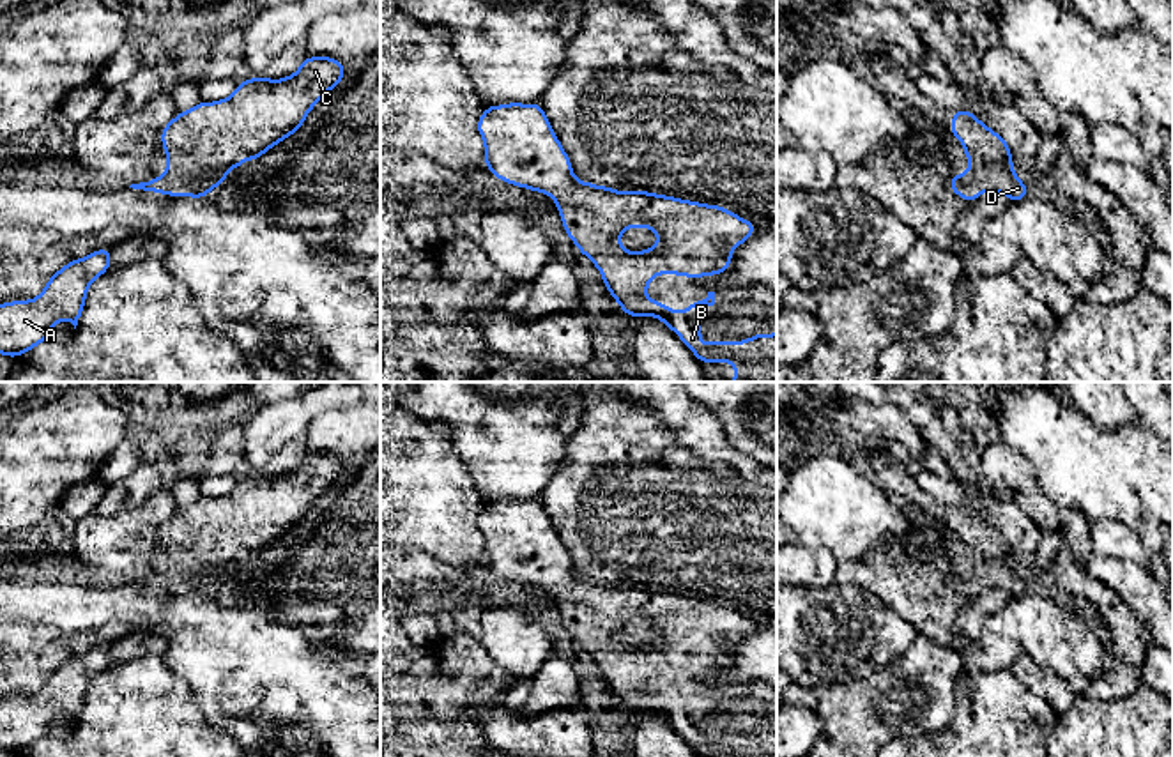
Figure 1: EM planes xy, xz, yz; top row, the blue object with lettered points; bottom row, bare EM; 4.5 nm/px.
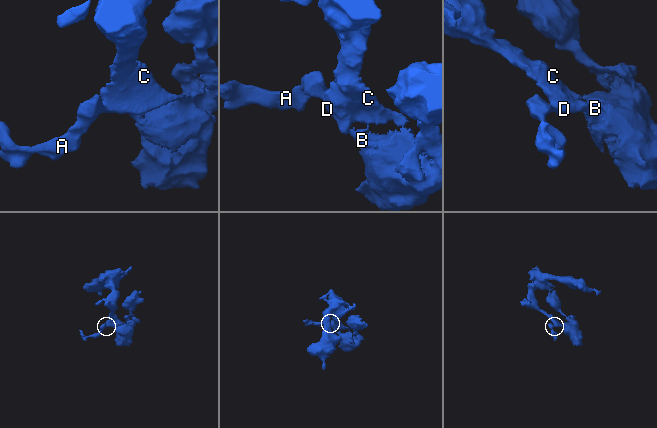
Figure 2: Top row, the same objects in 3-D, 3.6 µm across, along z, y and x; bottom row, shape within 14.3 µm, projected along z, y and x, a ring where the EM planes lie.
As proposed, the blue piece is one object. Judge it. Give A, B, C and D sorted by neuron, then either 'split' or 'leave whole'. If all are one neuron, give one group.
A B C D; leave whole

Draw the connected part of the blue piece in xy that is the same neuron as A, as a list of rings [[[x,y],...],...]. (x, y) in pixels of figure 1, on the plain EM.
[[[111,642],[65,660],[34,697],[0,700],[0,750],[18,753],[32,746],[58,716],[76,725],[90,679],[111,663],[110,647]]]

